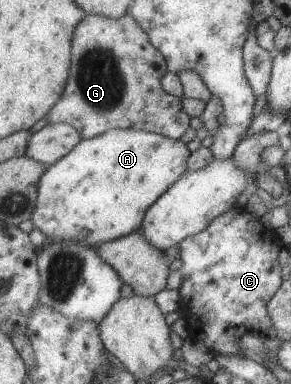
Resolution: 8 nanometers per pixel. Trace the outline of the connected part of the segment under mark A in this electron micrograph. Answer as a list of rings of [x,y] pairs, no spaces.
[[[112,129],[97,137],[82,139],[68,155],[48,166],[40,177],[36,209],[31,219],[34,227],[47,236],[47,241],[72,239],[90,247],[139,232],[148,209],[186,172],[190,155],[181,140],[144,129]]]

